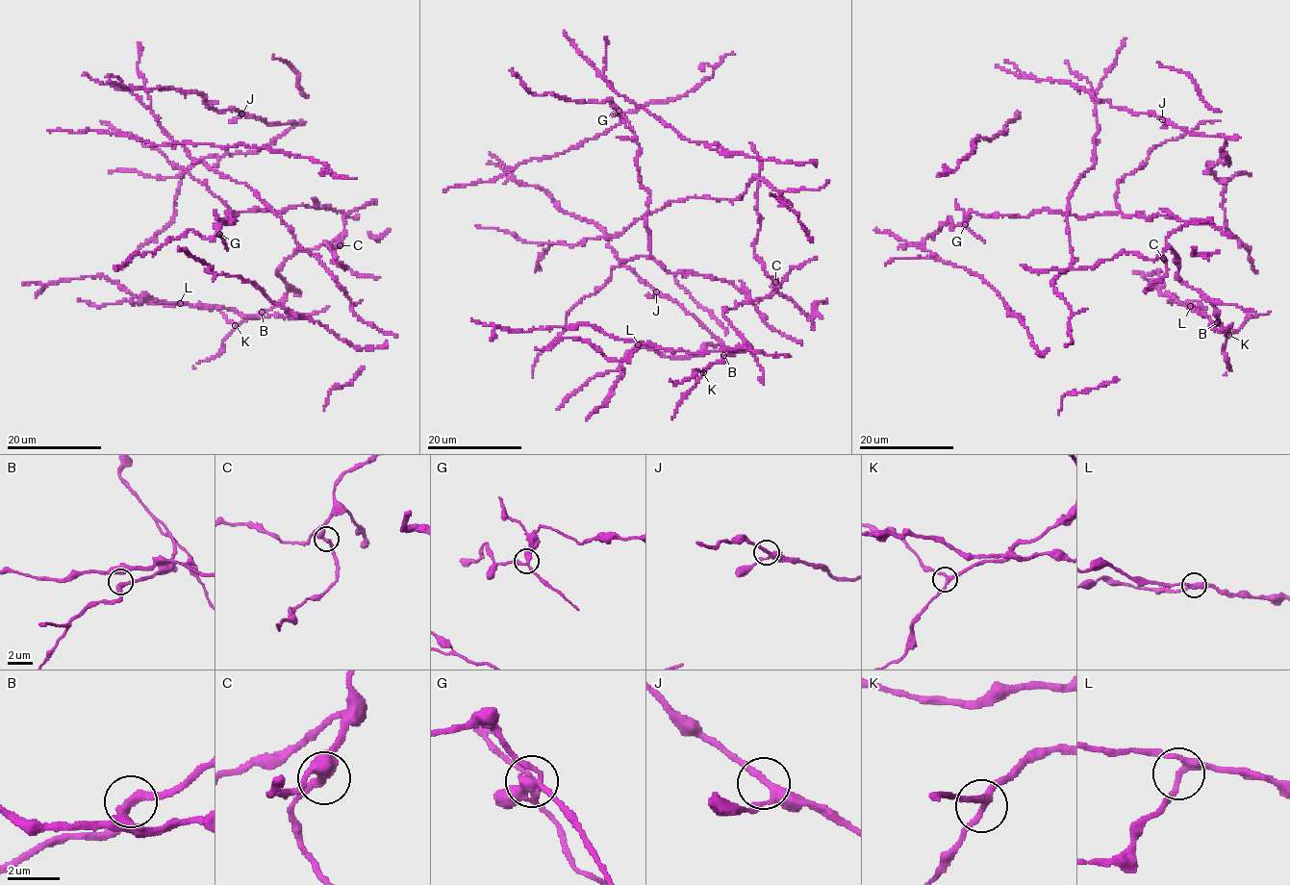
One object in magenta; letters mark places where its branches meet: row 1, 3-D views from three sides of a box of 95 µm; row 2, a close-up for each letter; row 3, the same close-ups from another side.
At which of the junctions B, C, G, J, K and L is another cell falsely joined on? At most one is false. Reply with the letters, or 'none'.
G

